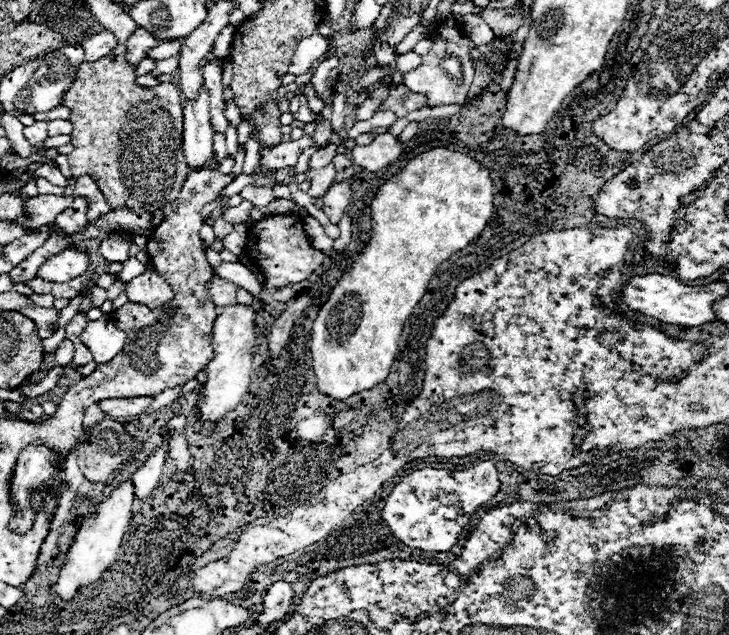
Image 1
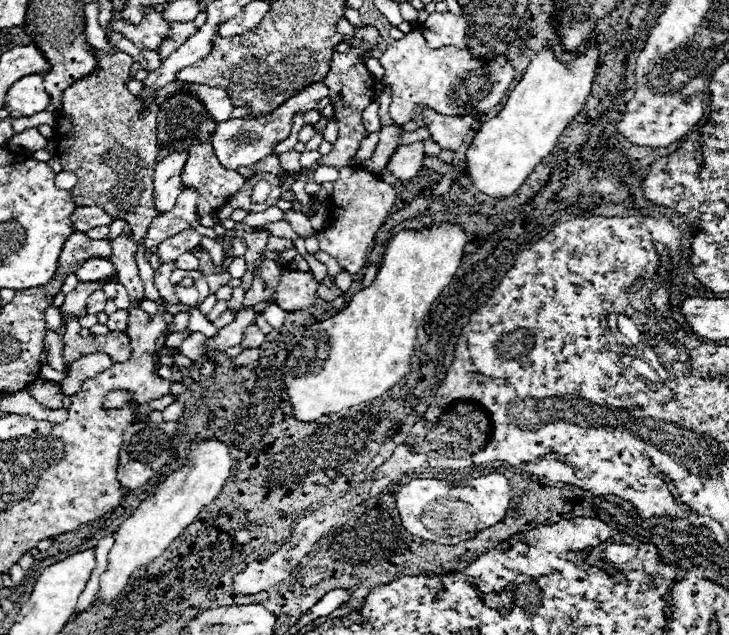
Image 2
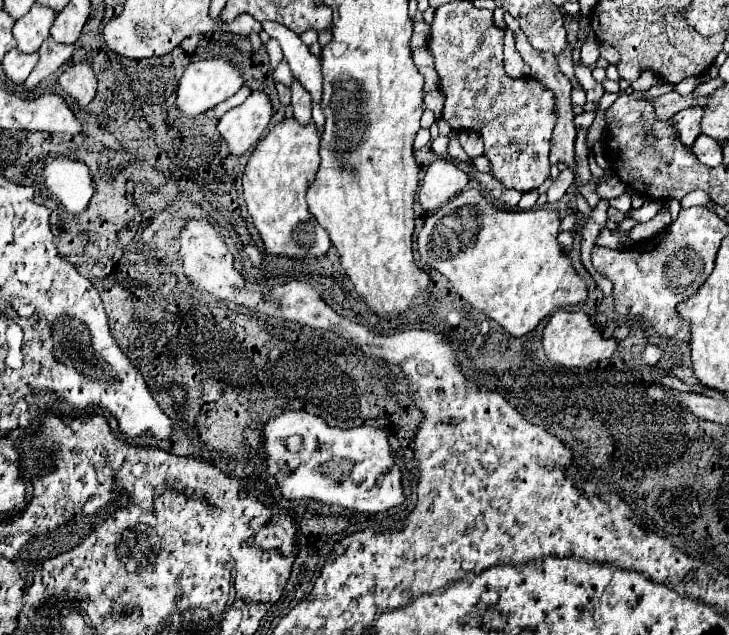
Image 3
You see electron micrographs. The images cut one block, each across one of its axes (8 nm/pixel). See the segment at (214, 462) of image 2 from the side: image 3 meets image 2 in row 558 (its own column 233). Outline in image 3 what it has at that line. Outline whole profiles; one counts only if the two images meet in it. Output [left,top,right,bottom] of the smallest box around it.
[218,90,272,156]

